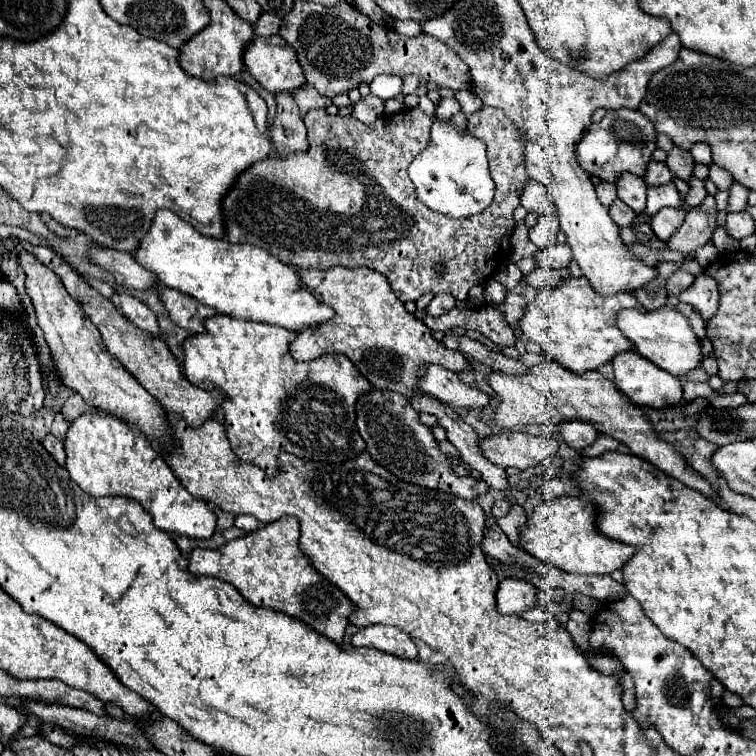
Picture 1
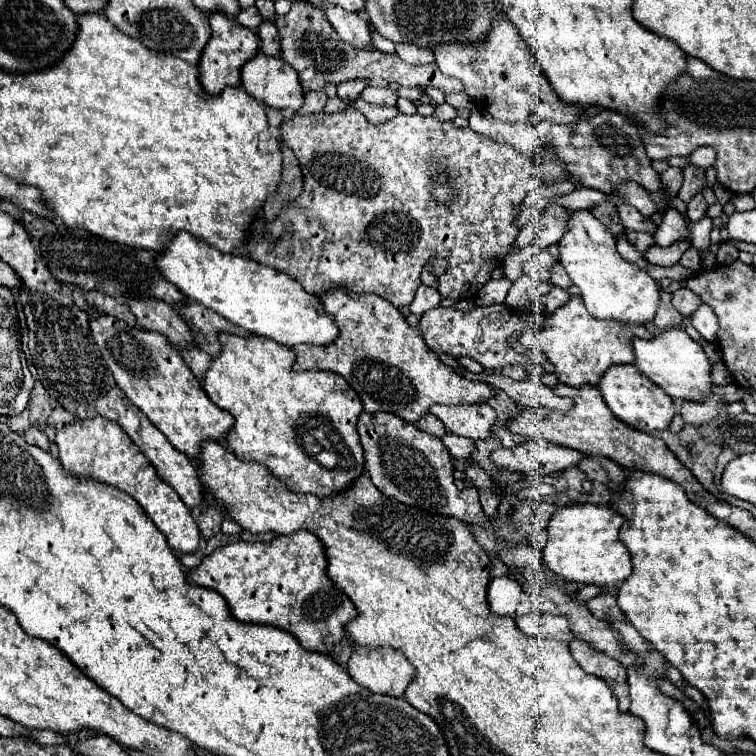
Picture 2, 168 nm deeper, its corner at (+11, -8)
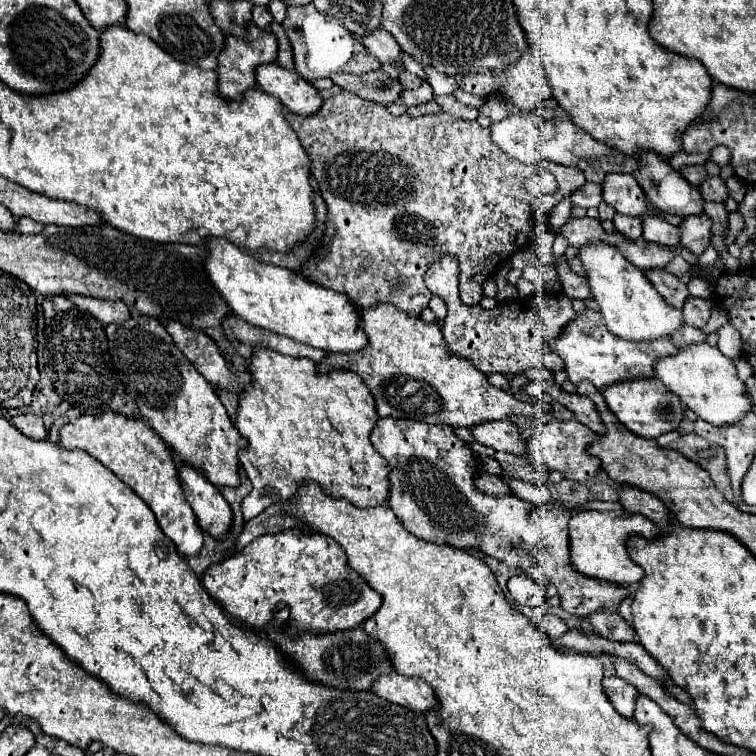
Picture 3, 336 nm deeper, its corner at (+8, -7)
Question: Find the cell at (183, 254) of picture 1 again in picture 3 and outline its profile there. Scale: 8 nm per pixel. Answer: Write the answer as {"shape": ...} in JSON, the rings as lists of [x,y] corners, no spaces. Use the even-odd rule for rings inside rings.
{"shape":[[[212,238],[206,248],[206,272],[238,318],[326,352],[348,354],[368,346],[368,338],[360,328],[360,310],[348,296],[322,288],[288,268],[258,262],[228,240]]]}

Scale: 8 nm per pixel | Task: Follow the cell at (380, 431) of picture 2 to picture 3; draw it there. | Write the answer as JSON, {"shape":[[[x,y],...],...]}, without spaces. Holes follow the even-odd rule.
{"shape":[[[382,418],[374,430],[372,430],[372,444],[380,456],[384,456],[390,466],[390,508],[398,516],[398,520],[404,524],[406,530],[410,530],[416,538],[432,540],[436,544],[448,544],[454,548],[476,548],[502,564],[510,568],[522,570],[526,576],[536,578],[538,582],[550,582],[558,588],[558,596],[562,602],[562,608],[578,618],[588,618],[594,612],[610,610],[618,612],[624,598],[628,598],[628,590],[624,586],[616,586],[612,582],[594,580],[590,576],[584,576],[576,572],[570,564],[570,552],[568,552],[568,520],[572,512],[560,504],[544,504],[544,506],[532,506],[530,502],[520,500],[514,494],[506,496],[488,496],[480,492],[474,486],[476,470],[482,472],[482,460],[474,456],[470,446],[460,440],[454,434],[454,428],[448,424],[430,426],[416,420],[402,420],[402,418]]]}

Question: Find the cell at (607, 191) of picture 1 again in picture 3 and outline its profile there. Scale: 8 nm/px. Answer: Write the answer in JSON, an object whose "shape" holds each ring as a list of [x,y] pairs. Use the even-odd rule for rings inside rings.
{"shape":[[[586,182],[570,196],[570,200],[572,200],[572,206],[582,206],[582,208],[598,206],[602,202],[602,186],[594,182]]]}

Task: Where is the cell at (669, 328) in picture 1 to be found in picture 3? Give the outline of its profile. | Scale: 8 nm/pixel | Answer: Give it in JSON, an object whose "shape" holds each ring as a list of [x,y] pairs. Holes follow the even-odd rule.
{"shape":[[[706,342],[692,344],[678,350],[676,356],[658,360],[656,378],[662,380],[692,412],[696,412],[702,420],[714,426],[728,426],[740,422],[754,404],[748,396],[746,384],[738,378],[734,360],[726,358],[718,348],[712,348]]]}

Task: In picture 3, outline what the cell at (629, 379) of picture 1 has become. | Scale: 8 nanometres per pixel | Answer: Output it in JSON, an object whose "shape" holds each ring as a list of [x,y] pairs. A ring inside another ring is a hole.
{"shape":[[[646,378],[646,380],[626,380],[626,382],[616,382],[612,386],[606,386],[600,390],[602,396],[606,398],[608,408],[616,414],[616,418],[636,436],[656,440],[658,436],[678,430],[680,422],[684,420],[684,406],[660,380],[656,378]]]}

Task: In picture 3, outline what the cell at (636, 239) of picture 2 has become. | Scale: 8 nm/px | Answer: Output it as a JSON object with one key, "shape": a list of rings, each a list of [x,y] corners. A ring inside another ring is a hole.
{"shape":[[[616,214],[614,216],[614,226],[618,232],[622,232],[624,236],[636,240],[642,236],[642,218],[640,216],[624,216],[624,214]]]}

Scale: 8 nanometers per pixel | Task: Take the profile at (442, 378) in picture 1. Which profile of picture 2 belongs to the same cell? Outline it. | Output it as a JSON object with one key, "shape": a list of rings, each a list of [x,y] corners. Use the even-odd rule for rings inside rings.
{"shape":[[[433,405],[429,409],[439,421],[443,421],[449,433],[467,439],[487,439],[491,437],[491,425],[495,421],[495,411],[485,405]]]}

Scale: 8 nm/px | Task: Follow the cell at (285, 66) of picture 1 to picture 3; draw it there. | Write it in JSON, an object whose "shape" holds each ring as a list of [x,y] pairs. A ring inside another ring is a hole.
{"shape":[[[264,64],[256,68],[256,80],[264,92],[276,96],[292,114],[310,116],[320,110],[320,92],[298,72],[290,72],[278,64]]]}

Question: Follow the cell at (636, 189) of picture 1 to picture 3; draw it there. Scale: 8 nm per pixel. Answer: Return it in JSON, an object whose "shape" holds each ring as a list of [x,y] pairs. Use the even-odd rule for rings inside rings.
{"shape":[[[646,216],[644,218],[644,240],[662,244],[664,248],[676,250],[680,246],[680,230],[672,224],[668,224],[660,216]]]}

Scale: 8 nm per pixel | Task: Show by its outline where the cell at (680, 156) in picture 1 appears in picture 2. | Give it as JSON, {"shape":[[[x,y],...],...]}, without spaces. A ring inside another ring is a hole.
{"shape":[[[687,165],[681,171],[683,171],[683,185],[677,195],[687,203],[695,193],[699,193],[705,187],[705,179],[703,179],[703,169],[699,167]]]}

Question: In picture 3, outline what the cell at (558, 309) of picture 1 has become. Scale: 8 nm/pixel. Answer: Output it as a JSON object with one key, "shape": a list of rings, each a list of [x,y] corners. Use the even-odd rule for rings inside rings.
{"shape":[[[586,310],[576,320],[572,320],[572,324],[568,324],[562,334],[550,342],[550,348],[566,362],[566,374],[574,384],[580,384],[580,380],[590,380],[598,390],[630,378],[652,378],[656,360],[674,356],[678,352],[670,338],[660,338],[656,342],[620,340],[618,336],[612,336],[608,328],[604,328],[600,314],[596,316],[592,310]]]}

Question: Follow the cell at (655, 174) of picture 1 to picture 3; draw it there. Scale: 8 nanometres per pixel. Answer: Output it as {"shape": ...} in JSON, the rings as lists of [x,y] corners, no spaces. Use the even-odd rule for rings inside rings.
{"shape":[[[684,166],[680,170],[680,174],[692,184],[692,186],[698,186],[704,182],[704,176],[706,176],[706,168],[704,166]]]}

